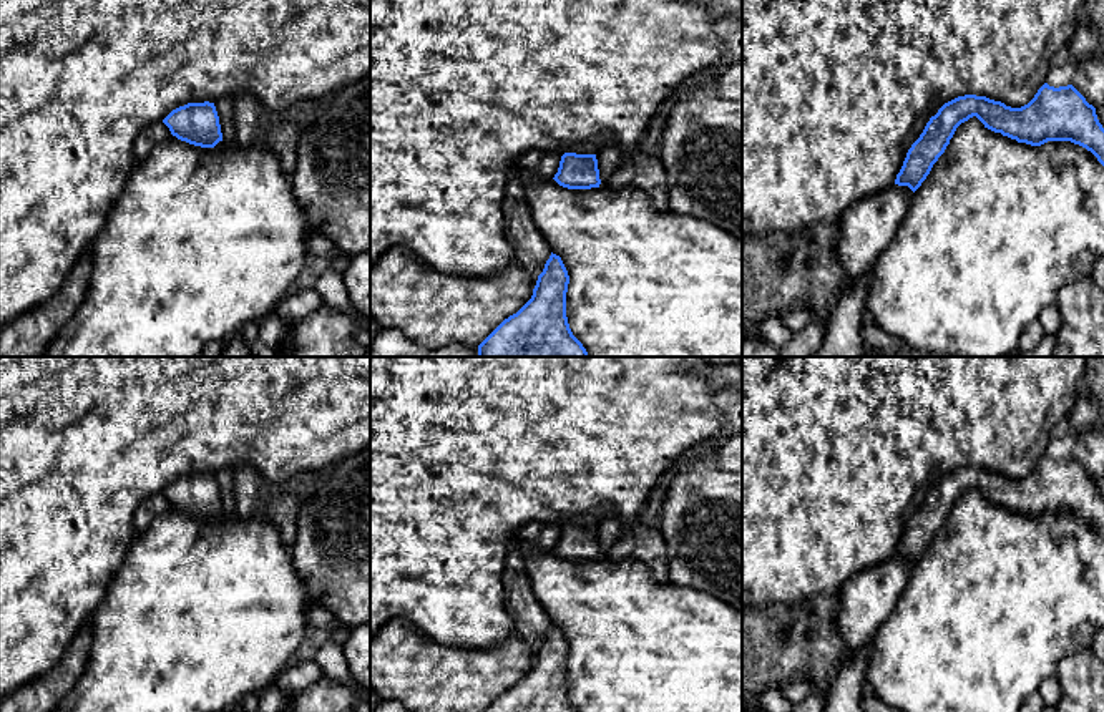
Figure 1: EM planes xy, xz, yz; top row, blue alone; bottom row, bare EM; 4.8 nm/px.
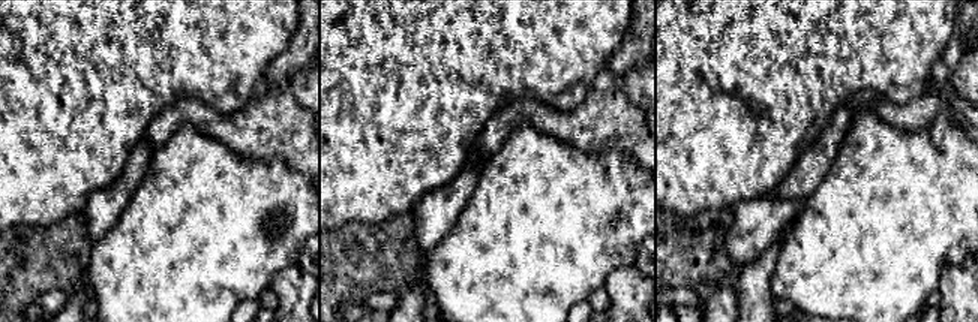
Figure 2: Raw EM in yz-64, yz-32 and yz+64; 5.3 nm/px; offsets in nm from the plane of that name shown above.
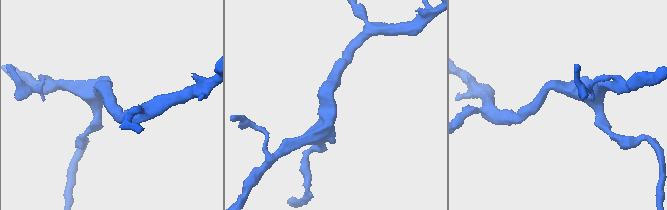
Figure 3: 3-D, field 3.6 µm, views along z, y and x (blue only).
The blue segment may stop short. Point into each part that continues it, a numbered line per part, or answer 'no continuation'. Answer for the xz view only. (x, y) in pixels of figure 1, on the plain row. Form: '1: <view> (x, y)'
no continuation

